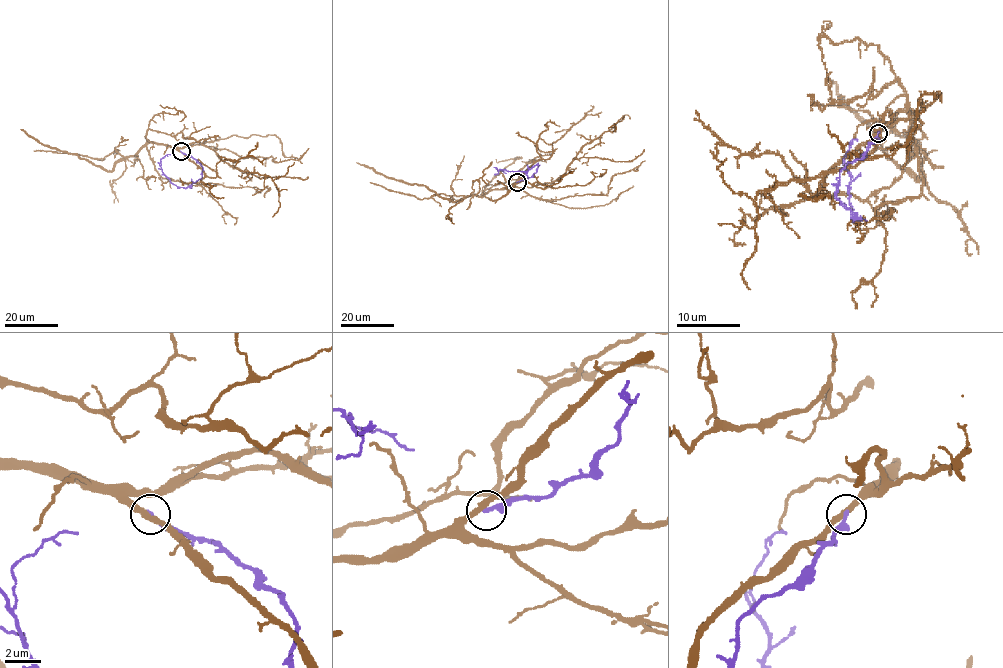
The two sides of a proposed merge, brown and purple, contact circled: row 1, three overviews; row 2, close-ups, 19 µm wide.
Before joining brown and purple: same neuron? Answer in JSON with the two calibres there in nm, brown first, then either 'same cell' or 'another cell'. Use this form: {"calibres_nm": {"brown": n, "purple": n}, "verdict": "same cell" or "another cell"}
{"calibres_nm": {"brown": 320, "purple": 240}, "verdict": "another cell"}

